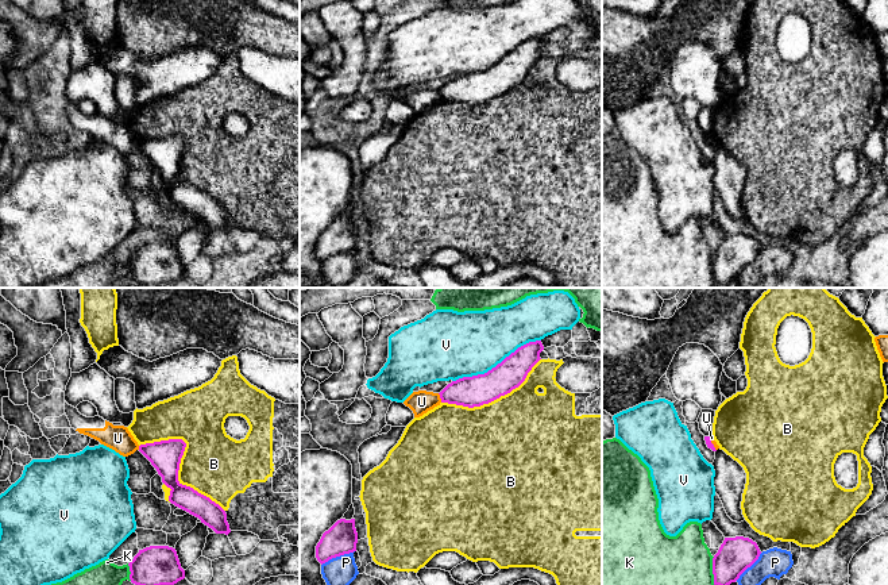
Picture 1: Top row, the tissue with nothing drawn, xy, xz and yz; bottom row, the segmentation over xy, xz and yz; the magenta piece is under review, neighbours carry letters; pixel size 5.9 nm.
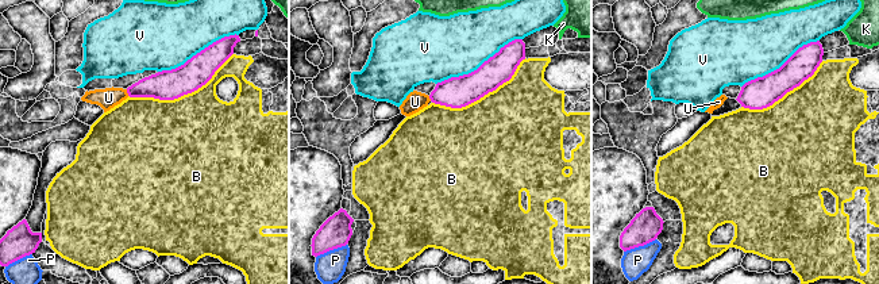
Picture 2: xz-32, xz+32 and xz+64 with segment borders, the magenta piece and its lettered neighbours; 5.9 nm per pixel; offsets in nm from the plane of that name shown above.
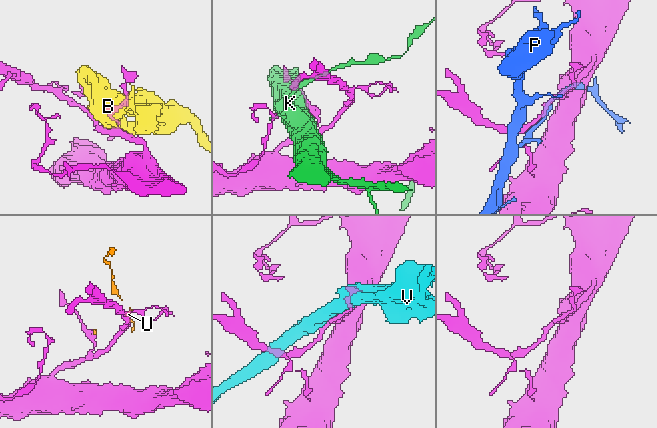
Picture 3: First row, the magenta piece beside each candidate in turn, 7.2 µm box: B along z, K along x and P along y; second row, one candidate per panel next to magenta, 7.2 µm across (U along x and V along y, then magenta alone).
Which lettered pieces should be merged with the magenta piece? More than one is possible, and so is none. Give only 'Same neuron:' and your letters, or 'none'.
Same neuron: none

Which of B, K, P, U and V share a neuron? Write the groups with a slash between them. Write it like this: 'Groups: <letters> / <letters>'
Groups: B / K / P / U / V

